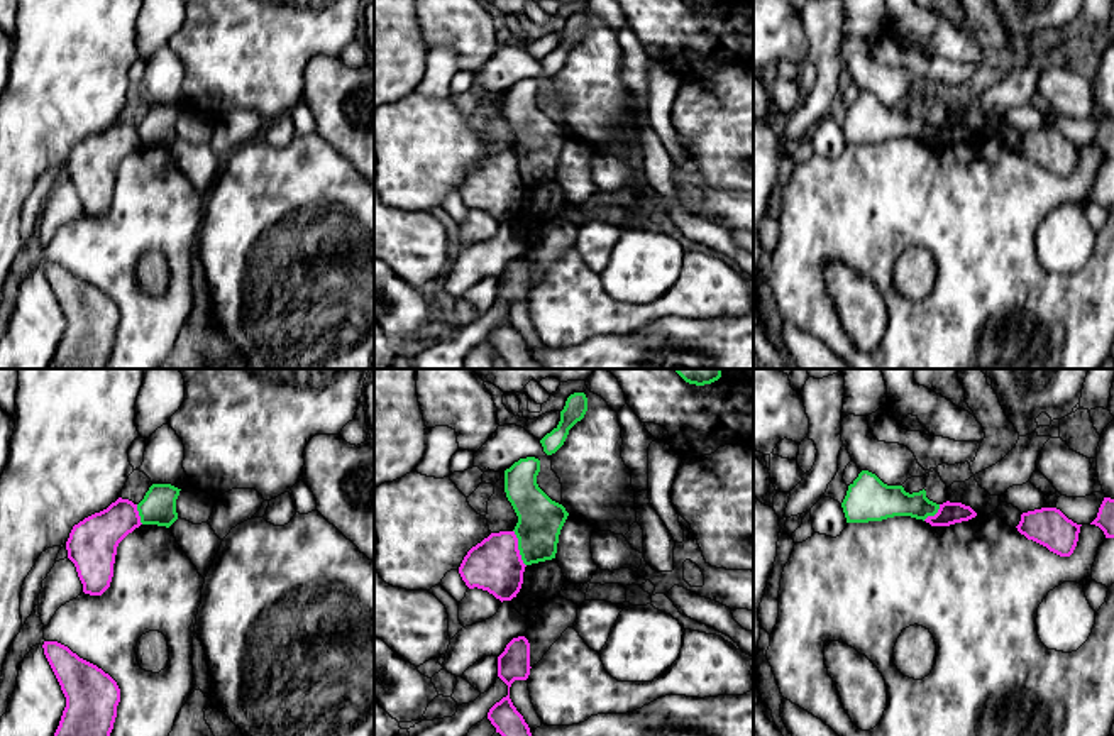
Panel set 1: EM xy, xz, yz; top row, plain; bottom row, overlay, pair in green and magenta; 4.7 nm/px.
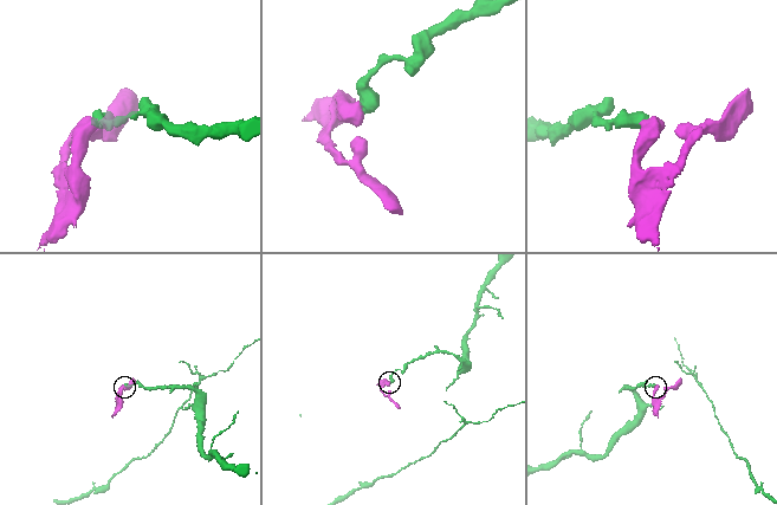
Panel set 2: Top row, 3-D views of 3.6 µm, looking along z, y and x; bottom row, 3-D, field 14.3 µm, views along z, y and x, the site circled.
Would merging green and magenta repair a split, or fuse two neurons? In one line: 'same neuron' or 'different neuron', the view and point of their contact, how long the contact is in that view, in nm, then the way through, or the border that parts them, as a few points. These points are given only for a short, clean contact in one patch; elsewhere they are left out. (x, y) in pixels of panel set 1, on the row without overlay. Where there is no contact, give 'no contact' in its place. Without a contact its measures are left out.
different neuron; contact xz (518, 170); length 190 nm; border xz (513, 151), (518, 161), (518, 175), (525, 186)

